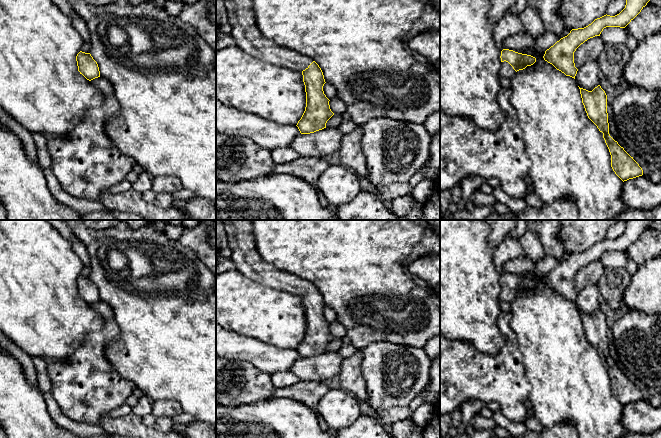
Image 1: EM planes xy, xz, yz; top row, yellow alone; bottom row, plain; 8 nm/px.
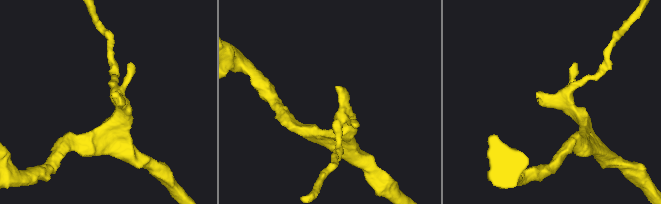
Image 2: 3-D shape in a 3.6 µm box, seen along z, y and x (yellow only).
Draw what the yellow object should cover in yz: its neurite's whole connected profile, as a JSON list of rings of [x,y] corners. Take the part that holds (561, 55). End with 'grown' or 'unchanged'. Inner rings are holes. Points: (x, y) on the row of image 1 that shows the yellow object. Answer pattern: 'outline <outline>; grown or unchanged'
outline [[[626,0],[625,8],[617,15],[604,15],[584,28],[572,29],[570,33],[545,51],[544,60],[557,70],[575,79],[578,69],[574,63],[574,52],[590,38],[600,36],[606,27],[625,28],[650,0]]]; unchanged

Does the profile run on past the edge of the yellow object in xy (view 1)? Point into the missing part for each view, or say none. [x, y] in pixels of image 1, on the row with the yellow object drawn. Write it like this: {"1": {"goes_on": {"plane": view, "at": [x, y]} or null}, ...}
{"1": {"goes_on": null}}

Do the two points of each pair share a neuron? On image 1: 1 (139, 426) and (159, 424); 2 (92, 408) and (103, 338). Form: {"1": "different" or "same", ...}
{"1": "different", "2": "same"}

